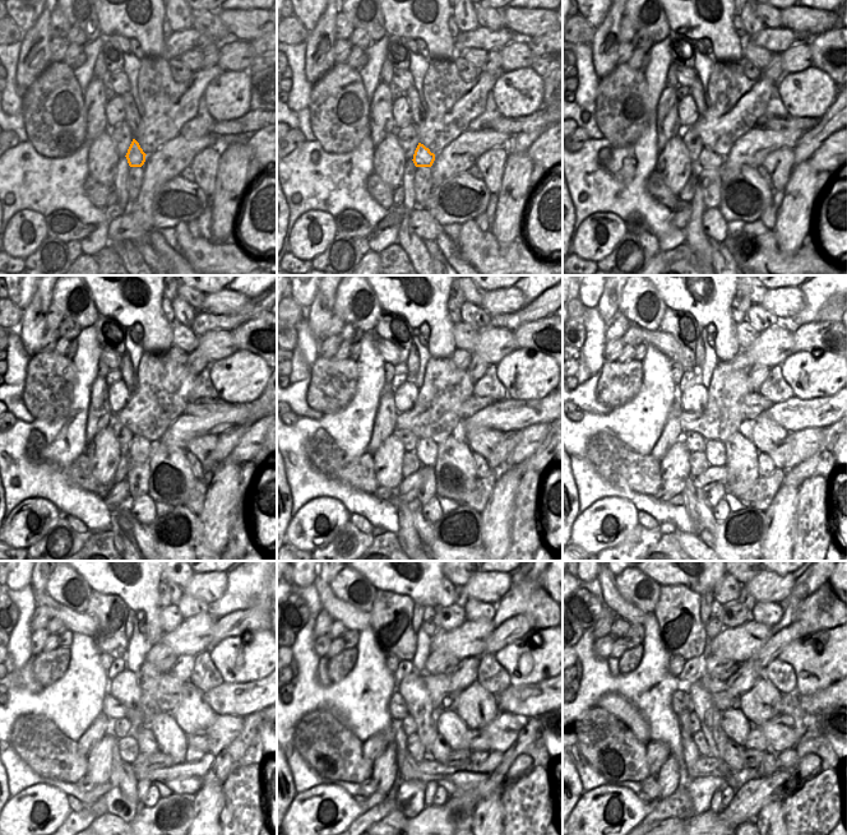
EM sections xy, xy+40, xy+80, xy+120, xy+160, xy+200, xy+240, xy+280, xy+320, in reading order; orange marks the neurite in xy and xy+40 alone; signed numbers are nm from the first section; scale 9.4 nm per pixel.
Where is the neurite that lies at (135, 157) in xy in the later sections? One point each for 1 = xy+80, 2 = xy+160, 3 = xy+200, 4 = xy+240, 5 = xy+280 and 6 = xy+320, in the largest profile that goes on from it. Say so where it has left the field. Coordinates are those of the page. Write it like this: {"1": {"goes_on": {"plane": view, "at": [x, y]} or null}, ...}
{"1": {"goes_on": {"plane": "xy+80", "at": [708, 159]}}, "2": {"goes_on": {"plane": "xy+160", "at": [426, 449]}}, "3": {"goes_on": {"plane": "xy+200", "at": [714, 450]}}, "4": {"goes_on": {"plane": "xy+240", "at": [149, 755]}}, "5": {"goes_on": {"plane": "xy+280", "at": [441, 752]}}, "6": {"goes_on": {"plane": "xy+320", "at": [736, 757]}}}

